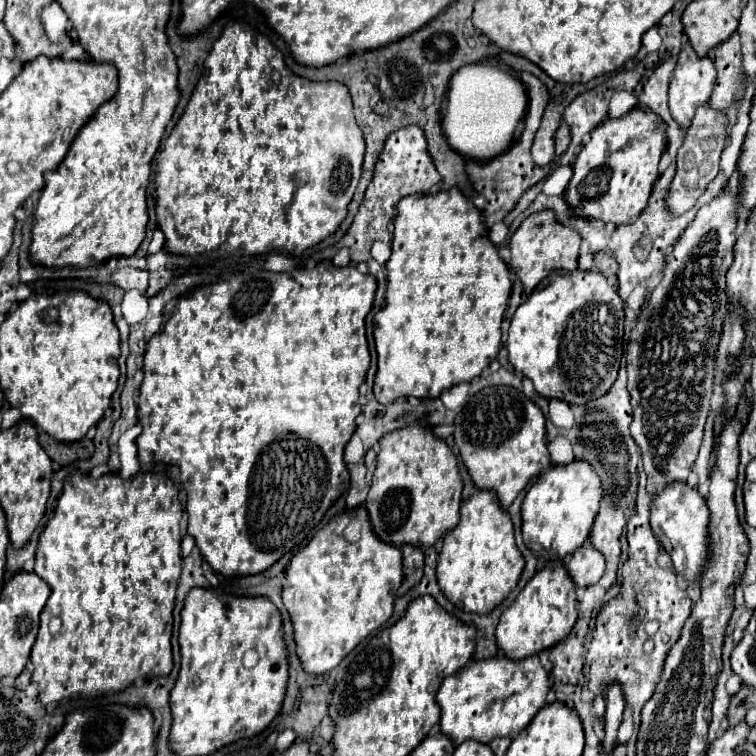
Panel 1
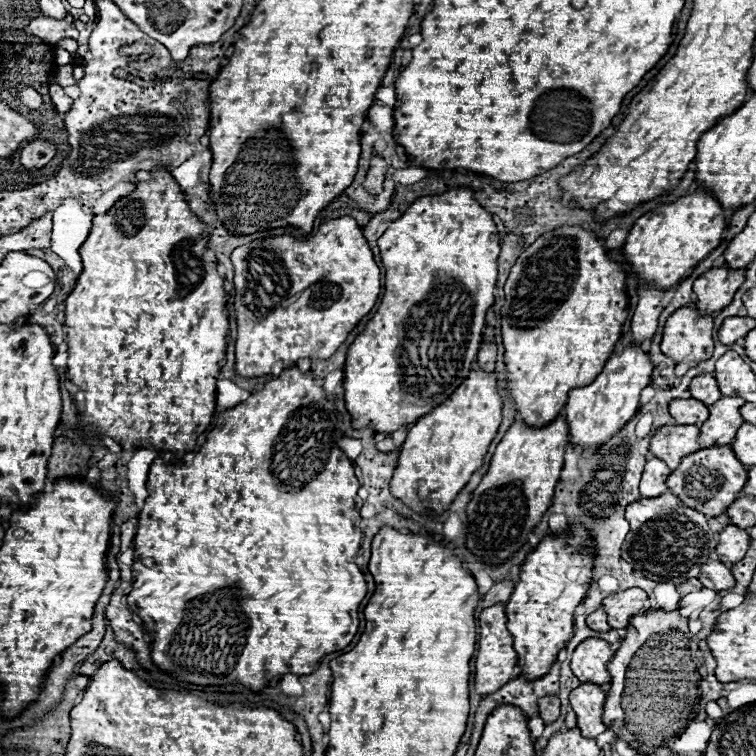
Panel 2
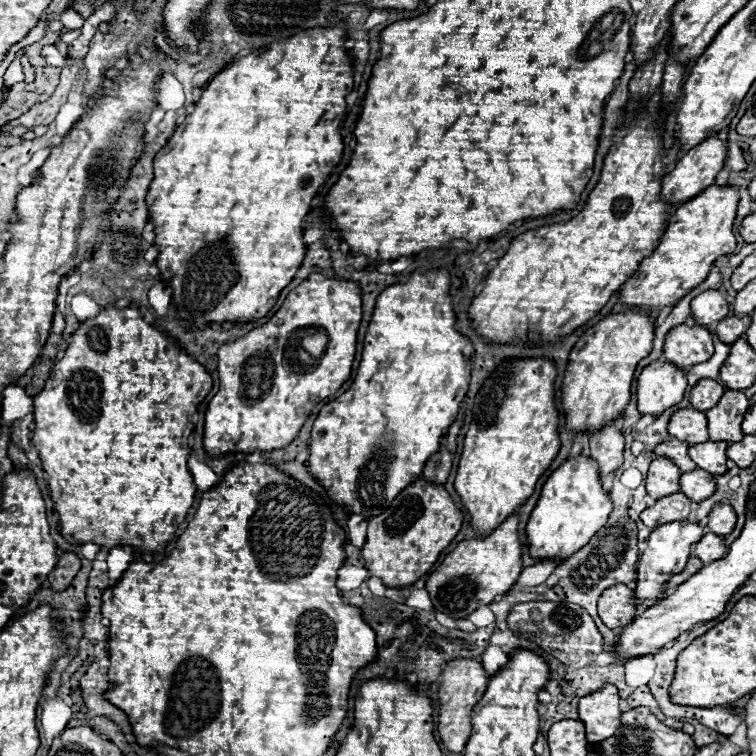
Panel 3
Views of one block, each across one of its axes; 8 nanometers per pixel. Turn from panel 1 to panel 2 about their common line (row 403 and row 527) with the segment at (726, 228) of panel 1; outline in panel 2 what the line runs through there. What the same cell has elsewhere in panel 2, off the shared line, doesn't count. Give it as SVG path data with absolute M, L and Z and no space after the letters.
M666 492L658 498L640 498L626 506L626 518L630 532L622 546L622 558L642 572L644 578L654 582L682 584L688 578L696 578L700 566L710 560L716 550L716 532L710 530L708 518L680 502L674 494Z

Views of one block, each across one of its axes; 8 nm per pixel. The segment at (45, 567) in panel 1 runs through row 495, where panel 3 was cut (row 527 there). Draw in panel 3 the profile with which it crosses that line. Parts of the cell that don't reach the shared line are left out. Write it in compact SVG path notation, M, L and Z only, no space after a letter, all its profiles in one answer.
M106 306L100 310L96 318L90 318L86 322L80 322L80 328L70 336L70 344L60 360L54 362L50 378L46 380L46 386L42 392L34 396L34 424L36 428L32 430L32 444L38 446L42 468L48 474L48 488L52 492L54 508L60 516L60 532L68 542L94 542L102 548L114 548L120 544L128 544L136 550L152 550L160 552L166 548L166 544L174 538L178 526L184 522L188 508L192 506L192 500L196 496L196 486L192 480L192 474L188 472L188 456L190 456L190 446L188 446L188 436L194 430L192 424L192 414L196 412L198 404L206 398L206 394L212 388L212 378L206 372L202 364L198 364L192 356L184 354L178 342L164 332L158 332L152 324L144 322L142 314L138 308L126 306L126 308L116 308L116 306Z

